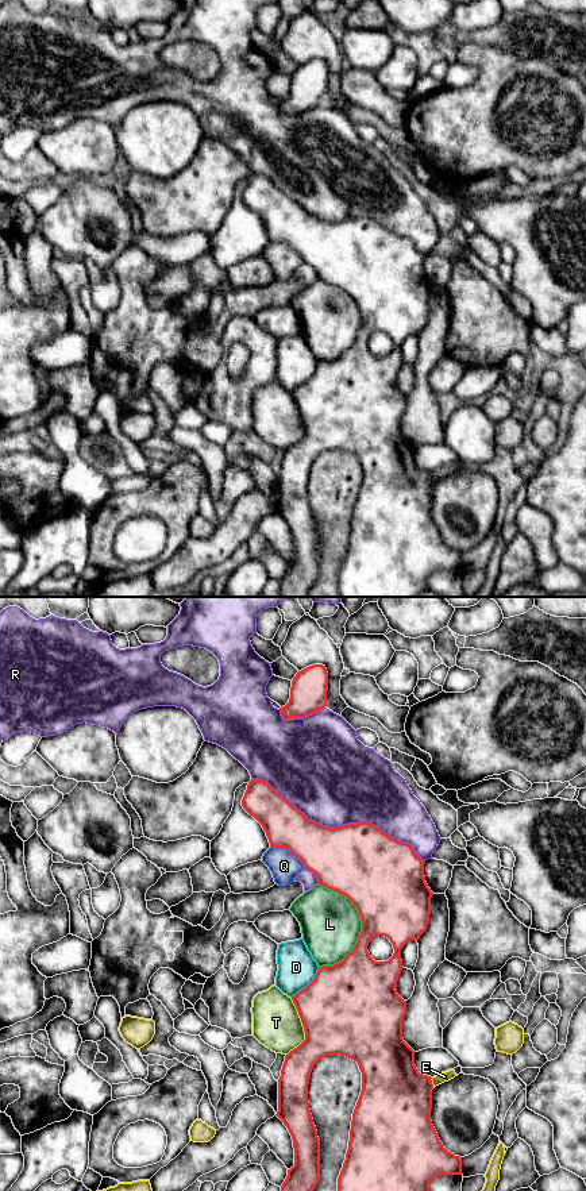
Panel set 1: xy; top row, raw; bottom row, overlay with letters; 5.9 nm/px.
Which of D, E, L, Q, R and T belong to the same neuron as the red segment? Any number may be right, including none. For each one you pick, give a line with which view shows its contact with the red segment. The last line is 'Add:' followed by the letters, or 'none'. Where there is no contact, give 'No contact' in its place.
Add: none

